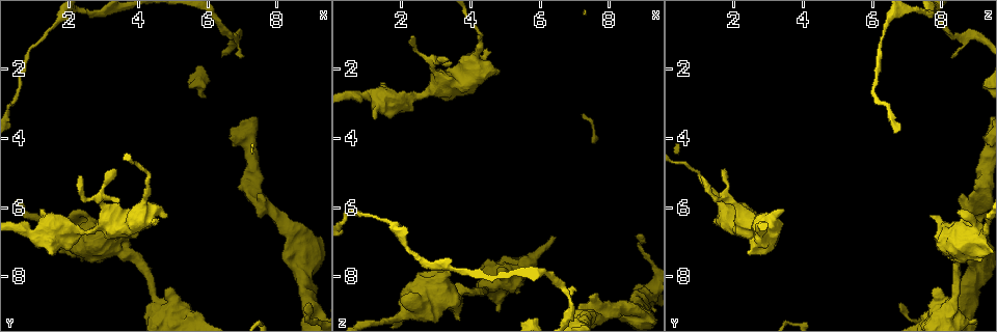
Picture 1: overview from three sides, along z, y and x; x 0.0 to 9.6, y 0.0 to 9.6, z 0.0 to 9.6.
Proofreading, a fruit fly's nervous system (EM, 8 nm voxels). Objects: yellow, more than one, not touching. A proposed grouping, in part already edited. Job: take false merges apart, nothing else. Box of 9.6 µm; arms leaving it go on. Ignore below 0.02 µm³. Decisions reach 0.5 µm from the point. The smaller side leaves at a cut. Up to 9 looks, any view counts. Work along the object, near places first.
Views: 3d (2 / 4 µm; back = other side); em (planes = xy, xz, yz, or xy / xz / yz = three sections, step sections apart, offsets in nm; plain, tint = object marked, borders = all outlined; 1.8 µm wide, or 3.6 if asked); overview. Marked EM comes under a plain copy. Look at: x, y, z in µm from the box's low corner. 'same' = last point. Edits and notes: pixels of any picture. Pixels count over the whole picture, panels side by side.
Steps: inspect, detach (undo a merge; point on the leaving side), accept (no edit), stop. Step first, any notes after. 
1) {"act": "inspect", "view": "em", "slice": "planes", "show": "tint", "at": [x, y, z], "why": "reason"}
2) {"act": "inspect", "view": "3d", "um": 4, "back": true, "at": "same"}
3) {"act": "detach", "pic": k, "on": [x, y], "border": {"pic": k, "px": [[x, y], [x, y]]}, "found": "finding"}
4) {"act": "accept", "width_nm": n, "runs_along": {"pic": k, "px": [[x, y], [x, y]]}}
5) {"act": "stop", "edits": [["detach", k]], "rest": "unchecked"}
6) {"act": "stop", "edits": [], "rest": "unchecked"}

{"act": "inspect", "view": "em", "um": 3.6, "slice": "planes", "show": "tint", "at": [8.05, 6.25, 9.00], "why": "three-way junction"}

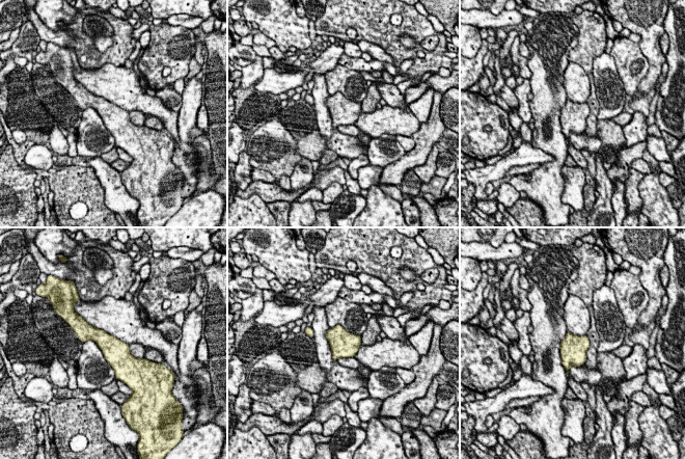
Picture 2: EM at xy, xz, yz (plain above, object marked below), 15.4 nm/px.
{"act": "accept", "found": "continuous, no second cell"}

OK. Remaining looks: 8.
{"act": "inspect", "view": "em", "um": 3.6, "slice": "xy", "step": 8, "show": "tint", "at": [3.60, 7.35, 8.40], "why": "three arms meet"}

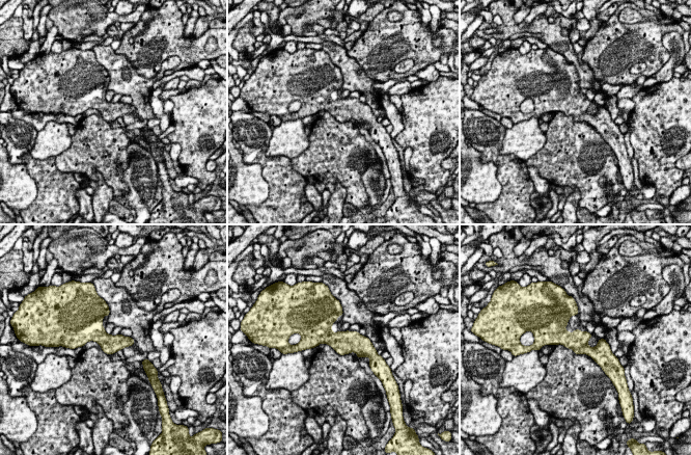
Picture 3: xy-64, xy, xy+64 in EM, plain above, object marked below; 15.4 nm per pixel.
{"act": "inspect", "view": "em", "um": 3.6, "slice": "planes", "show": "tint", "at": "same"}

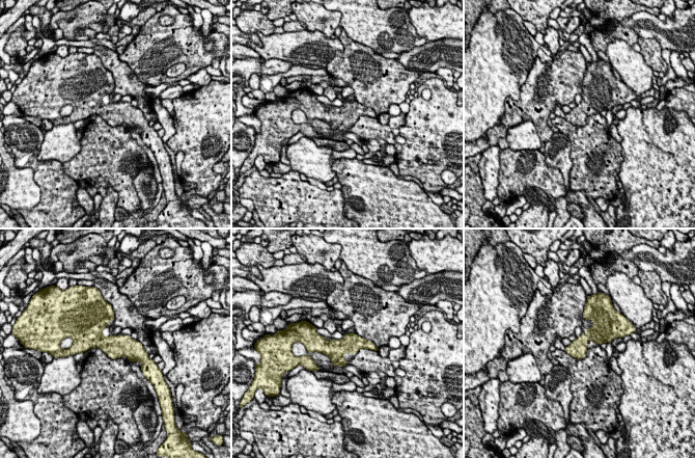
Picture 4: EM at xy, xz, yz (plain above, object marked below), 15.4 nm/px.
{"act": "accept", "runs_along": {"pic": 4, "px": [[85, 344], [127, 346], [143, 354]]}, "found": "continuous, no second cell"}

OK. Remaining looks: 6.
{"act": "inspect", "view": "em", "um": 3.6, "slice": "yz", "step": 8, "show": "tint", "at": [1.90, 6.60, 2.90], "why": "thick turns thin"}

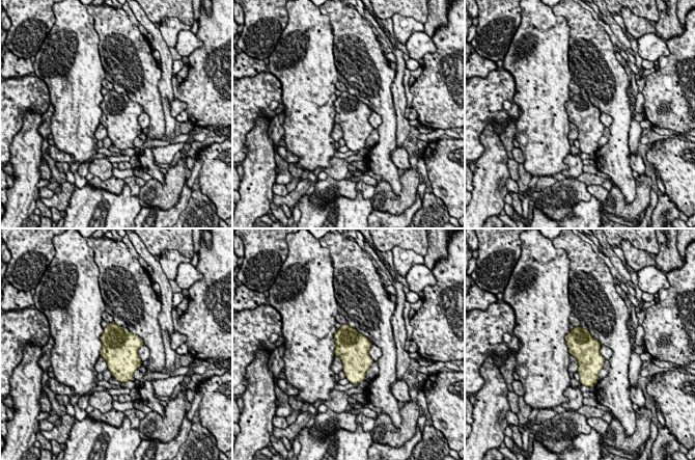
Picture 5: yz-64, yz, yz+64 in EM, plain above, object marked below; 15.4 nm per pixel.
{"act": "inspect", "view": "em", "um": 3.6, "slice": "planes", "show": "borders", "at": "same", "why": "cut it another way"}

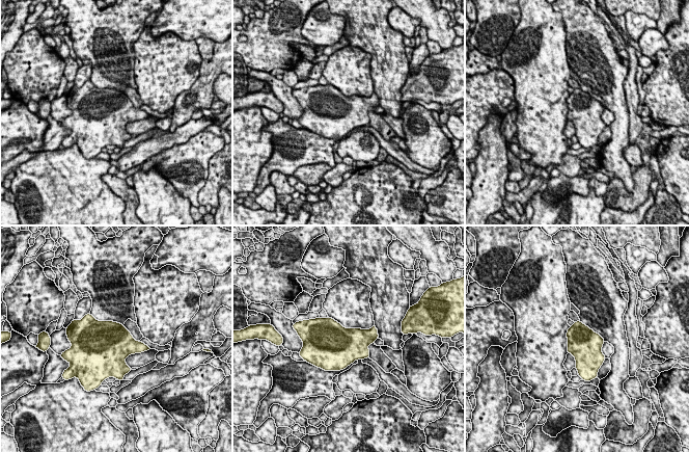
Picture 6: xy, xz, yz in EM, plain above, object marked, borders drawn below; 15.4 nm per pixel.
{"act": "accept", "width_nm": 500, "found": "one cell here"}

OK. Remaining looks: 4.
{"act": "inspect", "view": "3d", "um": 2, "at": [1.65, 0.70, 6.40], "why": "sudden change in width"}

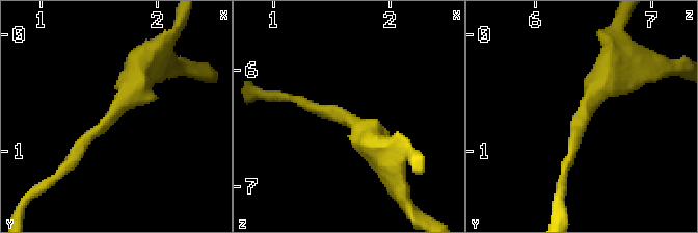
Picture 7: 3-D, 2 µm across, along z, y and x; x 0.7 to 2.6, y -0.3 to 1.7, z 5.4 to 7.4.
{"act": "inspect", "view": "em", "slice": "xy", "step": 4, "show": "tint", "at": [1.62, 0.70, 6.42]}

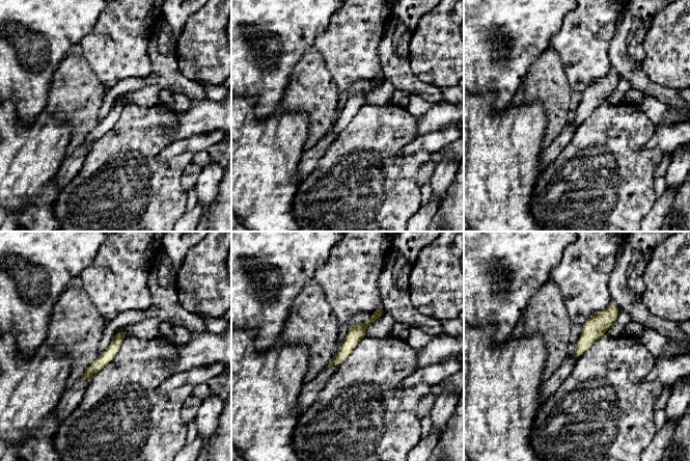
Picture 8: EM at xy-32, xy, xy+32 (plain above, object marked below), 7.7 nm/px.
{"act": "inspect", "view": "em", "slice": "planes", "show": "tint", "at": "same"}

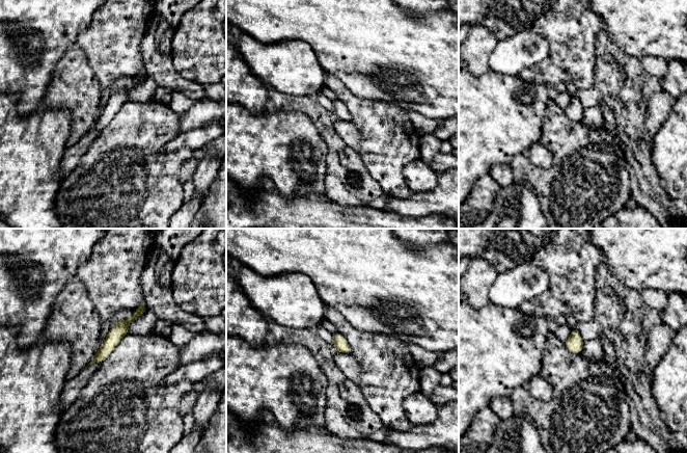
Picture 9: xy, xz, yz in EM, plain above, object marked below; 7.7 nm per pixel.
{"act": "accept", "runs_along": {"pic": 9, "px": [[143, 308], [95, 360]]}, "found": "continuous, no second cell"}

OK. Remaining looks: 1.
{"act": "stop", "edits": [], "rest": "unchecked"}

